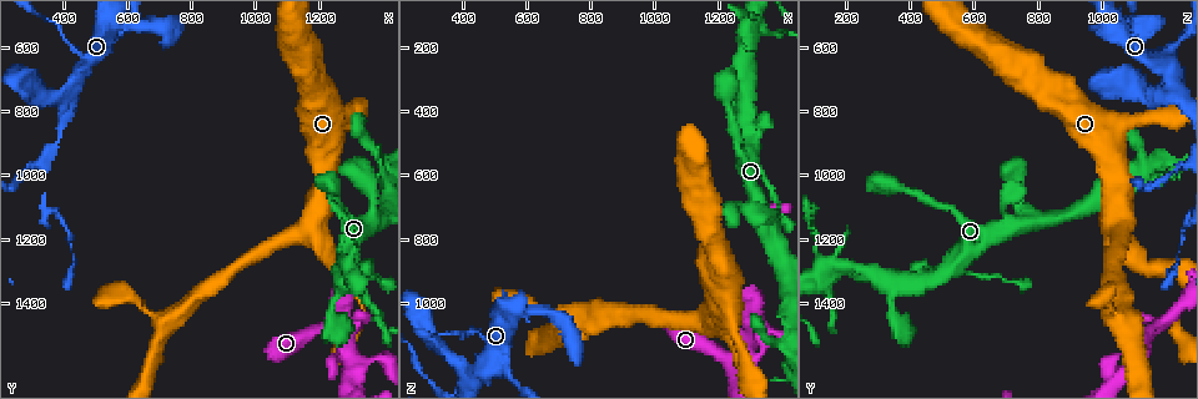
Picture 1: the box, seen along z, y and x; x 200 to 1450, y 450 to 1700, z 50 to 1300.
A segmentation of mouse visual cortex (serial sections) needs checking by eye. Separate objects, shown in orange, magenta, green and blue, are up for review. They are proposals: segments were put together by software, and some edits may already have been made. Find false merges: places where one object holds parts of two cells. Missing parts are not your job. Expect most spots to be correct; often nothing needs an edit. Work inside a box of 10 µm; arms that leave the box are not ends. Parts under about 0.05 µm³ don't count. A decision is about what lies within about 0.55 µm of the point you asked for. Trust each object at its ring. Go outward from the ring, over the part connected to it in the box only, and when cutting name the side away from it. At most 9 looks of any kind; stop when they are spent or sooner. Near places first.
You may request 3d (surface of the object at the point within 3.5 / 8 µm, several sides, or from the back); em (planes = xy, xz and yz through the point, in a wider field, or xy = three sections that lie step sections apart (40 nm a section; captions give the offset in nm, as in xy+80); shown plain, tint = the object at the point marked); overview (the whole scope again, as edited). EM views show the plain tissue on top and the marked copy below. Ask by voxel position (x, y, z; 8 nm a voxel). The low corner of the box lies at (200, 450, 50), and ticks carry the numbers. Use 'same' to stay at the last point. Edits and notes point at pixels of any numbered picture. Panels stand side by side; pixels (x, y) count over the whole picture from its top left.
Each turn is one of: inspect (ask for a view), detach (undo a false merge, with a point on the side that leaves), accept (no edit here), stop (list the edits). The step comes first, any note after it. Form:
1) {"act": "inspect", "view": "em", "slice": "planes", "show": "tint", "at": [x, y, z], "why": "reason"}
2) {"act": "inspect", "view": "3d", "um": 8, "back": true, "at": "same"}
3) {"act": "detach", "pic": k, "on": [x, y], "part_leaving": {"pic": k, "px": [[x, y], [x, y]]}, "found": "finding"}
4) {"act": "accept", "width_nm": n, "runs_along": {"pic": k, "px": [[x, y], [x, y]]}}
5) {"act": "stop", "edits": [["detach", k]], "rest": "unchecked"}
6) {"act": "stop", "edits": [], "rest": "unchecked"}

{"act": "inspect", "view": "3d", "um": 3.5, "at": [1170, 1160, 1060], "why": "branch point"}

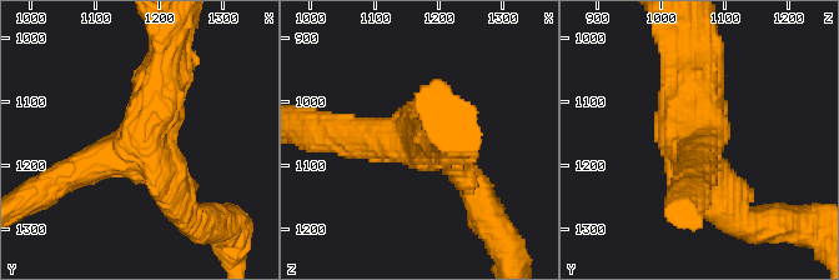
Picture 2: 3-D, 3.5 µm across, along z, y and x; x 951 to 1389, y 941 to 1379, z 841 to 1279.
{"act": "inspect", "view": "em", "slice": "xy", "step": 3, "show": "tint", "at": [1170, 1160, 1060], "arms": 3, "arm_widths_nm": [400, 450, 500]}

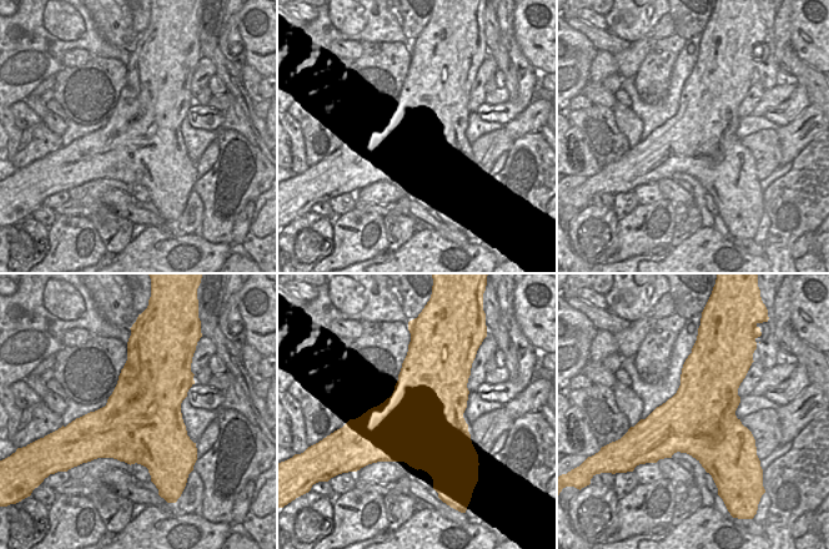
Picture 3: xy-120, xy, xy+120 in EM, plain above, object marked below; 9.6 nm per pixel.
{"act": "accept", "runs_along": {"pic": 2, "px": [[165, 64], [146, 133], [66, 175]]}, "found": "all the same cell"}

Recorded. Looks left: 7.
{"act": "inspect", "view": "3d", "um": 8, "back": true, "at": [1300, 1590, 1110]}

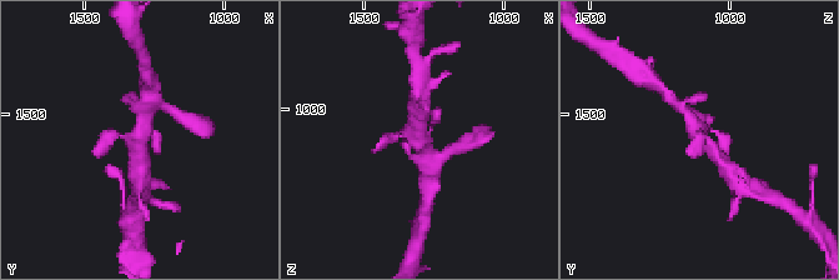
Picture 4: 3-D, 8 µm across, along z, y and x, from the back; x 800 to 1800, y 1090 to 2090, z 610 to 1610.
{"act": "inspect", "view": "3d", "um": 3.5, "at": "same", "why": "closer look"}

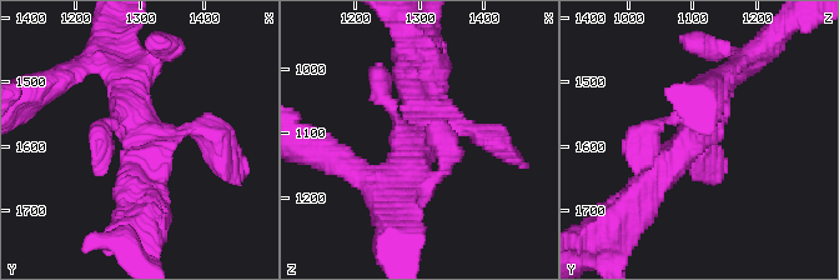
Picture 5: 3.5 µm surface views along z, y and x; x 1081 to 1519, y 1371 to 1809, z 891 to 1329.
{"act": "inspect", "view": "em", "slice": "xy", "step": 5, "show": "tint", "at": [1305, 1585, 1100], "arms": 4, "arm_widths_nm": [200, 200, 300, 350], "why": "need the tissue"}

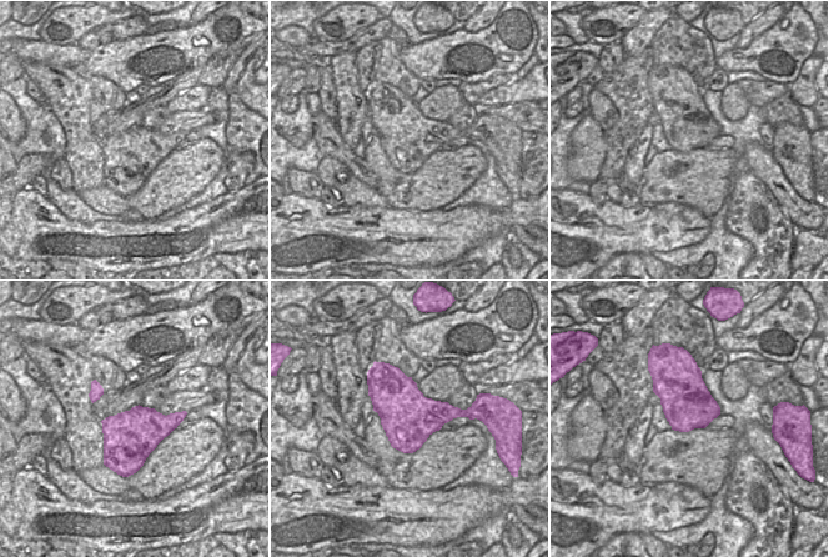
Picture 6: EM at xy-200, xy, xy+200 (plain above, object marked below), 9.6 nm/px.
{"act": "accept", "runs_along": {"pic": 5, "px": [[735, 69], [639, 199]]}, "found": "continuous, no second cell"}

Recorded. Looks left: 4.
{"act": "inspect", "view": "3d", "um": 3.5, "at": [710, 1450, 1060], "why": "abrupt turn"}

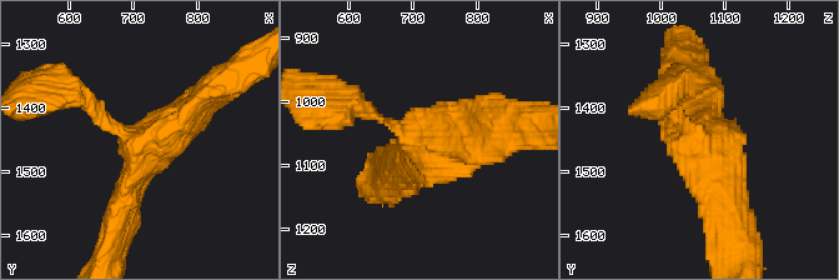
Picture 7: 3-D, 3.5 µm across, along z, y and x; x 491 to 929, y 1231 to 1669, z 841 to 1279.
{"act": "inspect", "view": "em", "slice": "xy", "step": 2, "show": "tint", "at": [705, 1455, 1060], "arms": 3, "arm_widths_nm": [150, 400, 400], "why": "shape alone is not enough"}

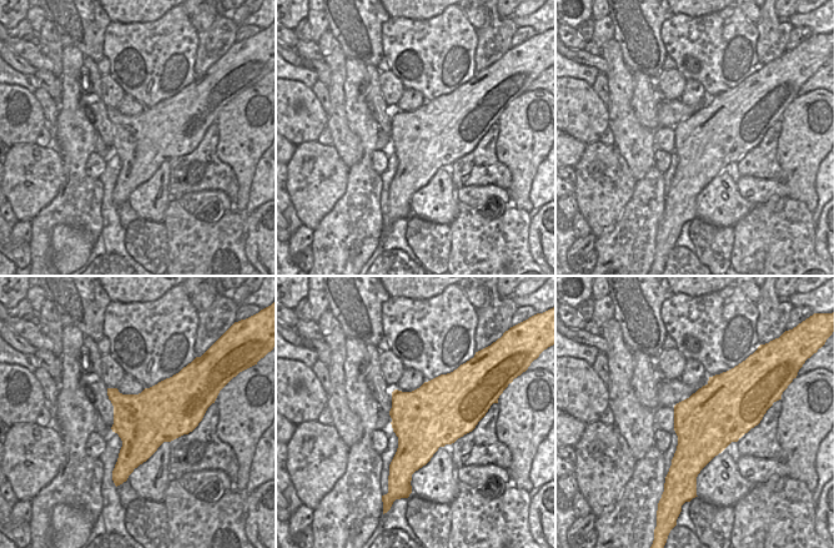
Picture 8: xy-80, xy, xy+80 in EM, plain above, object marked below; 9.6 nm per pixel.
{"act": "accept", "runs_along": {"pic": 7, "px": [[217, 89], [149, 150], [122, 211]]}, "found": "continuous, no second cell"}

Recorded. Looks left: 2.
{"act": "inspect", "view": "3d", "um": 3.5, "back": true, "at": [450, 690, 1210], "why": "three-way junction"}

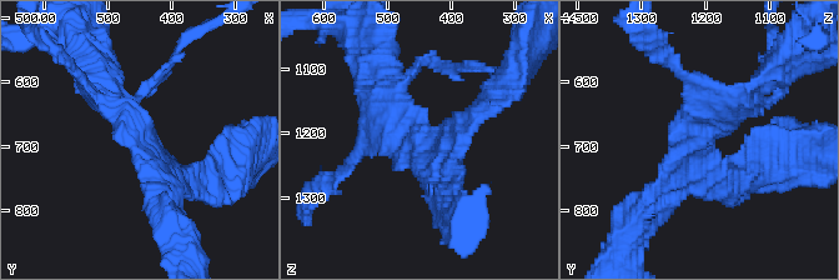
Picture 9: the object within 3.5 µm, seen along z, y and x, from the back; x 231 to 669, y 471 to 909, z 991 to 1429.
{"act": "inspect", "view": "em", "slice": "planes", "show": "tint", "at": [450, 685, 1215]}

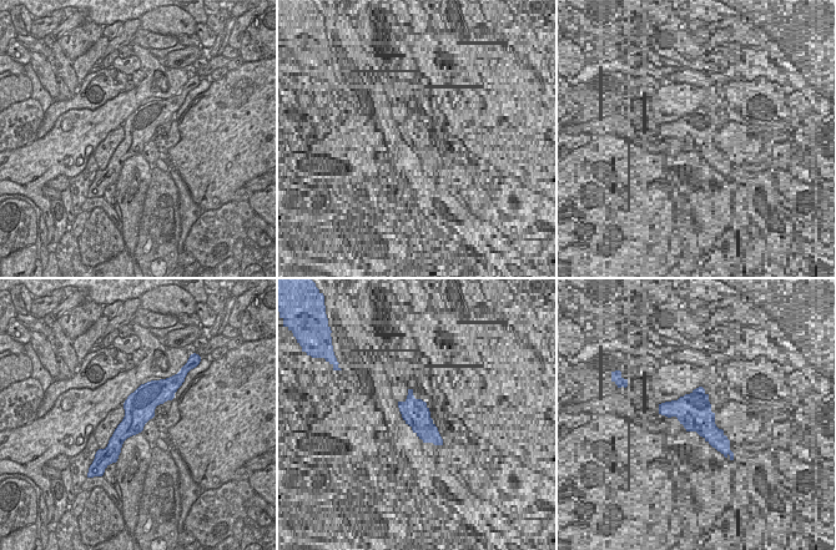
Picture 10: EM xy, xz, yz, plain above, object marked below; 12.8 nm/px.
{"act": "accept", "arms": 3, "runs_along": {"pic": 10, "px": [[161, 387], [139, 409], [114, 449]]}, "found": "continuous, no second cell"}

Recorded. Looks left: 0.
{"act": "stop", "edits": [], "rest": "unchecked"}

